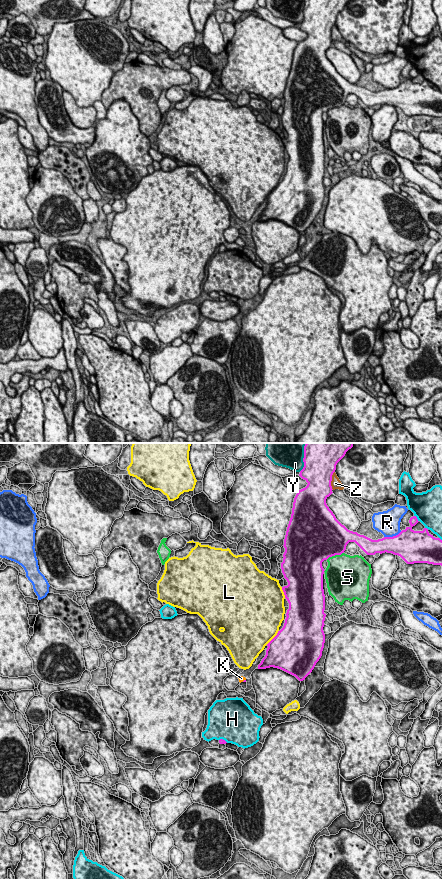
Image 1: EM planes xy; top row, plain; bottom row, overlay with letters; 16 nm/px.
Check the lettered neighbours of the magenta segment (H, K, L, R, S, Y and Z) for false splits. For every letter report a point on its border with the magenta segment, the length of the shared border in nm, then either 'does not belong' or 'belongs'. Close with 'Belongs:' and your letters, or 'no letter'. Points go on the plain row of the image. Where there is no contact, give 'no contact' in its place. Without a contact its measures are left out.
H: xy (416, 70) | 130 nm | does not belong
K: xy (244, 232) | 70 nm | belongs
L: xy (274, 189) | 320 nm | does not belong
R: xy (393, 88) | 300 nm | does not belong
S: xy (334, 107) | 320 nm | does not belong
Y: xy (303, 12) | 400 nm | does not belong
Z: xy (331, 32) | 300 nm | does not belong
Belongs: K

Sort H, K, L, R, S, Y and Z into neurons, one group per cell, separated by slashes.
H / K / L / R / S / Y / Z

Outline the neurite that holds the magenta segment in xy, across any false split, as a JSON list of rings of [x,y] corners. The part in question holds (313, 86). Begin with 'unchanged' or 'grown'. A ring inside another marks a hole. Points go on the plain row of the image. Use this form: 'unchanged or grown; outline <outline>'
unchanged; outline [[[304,0],[304,19],[299,28],[308,36],[298,43],[294,50],[291,70],[287,79],[281,115],[282,125],[288,137],[282,139],[289,155],[283,180],[267,196],[266,207],[258,221],[270,219],[281,221],[299,233],[312,224],[322,208],[325,195],[323,183],[326,166],[323,142],[324,121],[322,114],[329,109],[341,107],[349,94],[355,94],[367,107],[392,105],[400,108],[407,116],[428,115],[442,118],[442,92],[435,90],[427,80],[422,83],[412,81],[419,73],[416,68],[410,70],[410,78],[393,89],[372,92],[357,84],[348,82],[335,69],[326,56],[332,44],[332,27],[337,15],[351,0]]]

